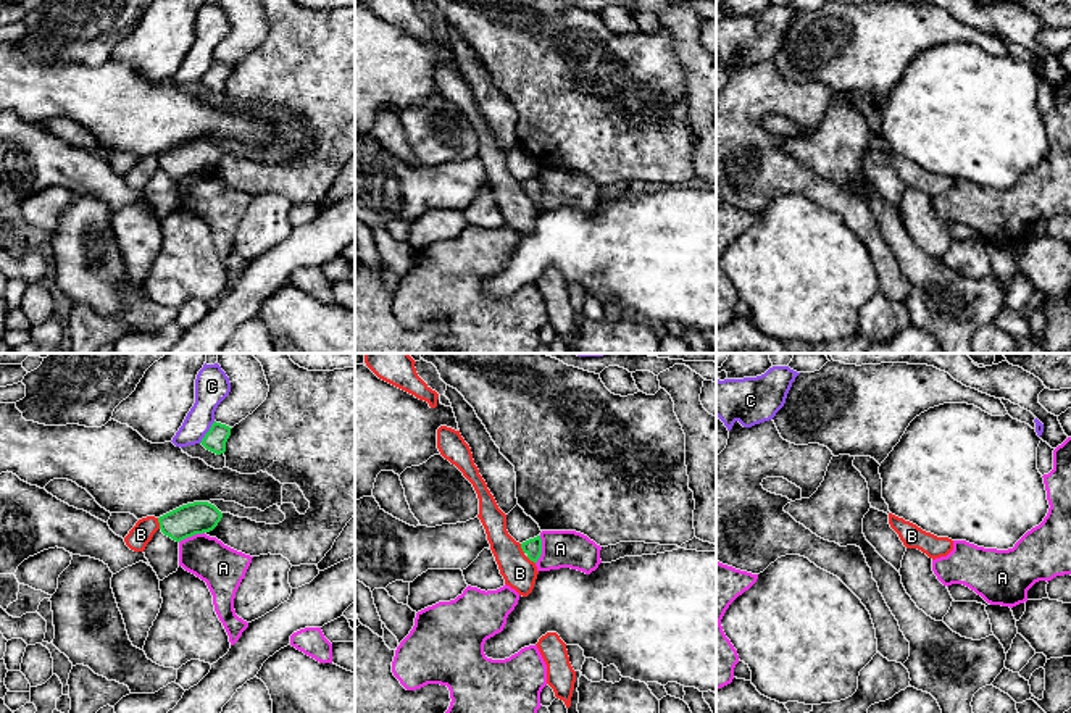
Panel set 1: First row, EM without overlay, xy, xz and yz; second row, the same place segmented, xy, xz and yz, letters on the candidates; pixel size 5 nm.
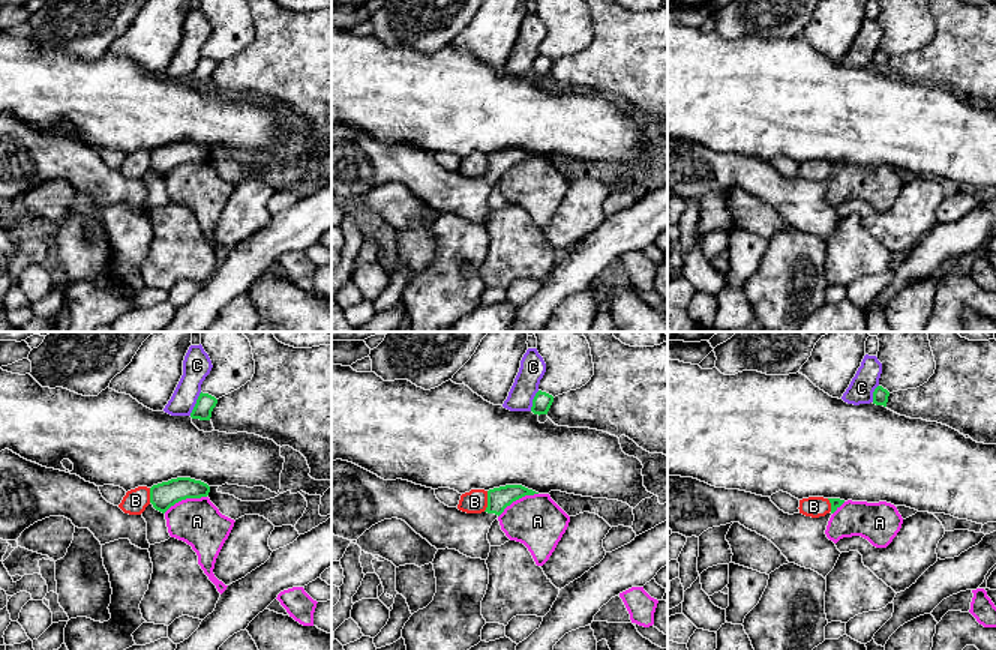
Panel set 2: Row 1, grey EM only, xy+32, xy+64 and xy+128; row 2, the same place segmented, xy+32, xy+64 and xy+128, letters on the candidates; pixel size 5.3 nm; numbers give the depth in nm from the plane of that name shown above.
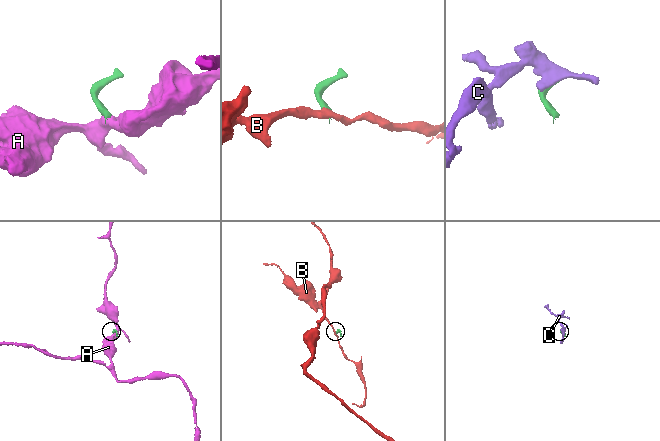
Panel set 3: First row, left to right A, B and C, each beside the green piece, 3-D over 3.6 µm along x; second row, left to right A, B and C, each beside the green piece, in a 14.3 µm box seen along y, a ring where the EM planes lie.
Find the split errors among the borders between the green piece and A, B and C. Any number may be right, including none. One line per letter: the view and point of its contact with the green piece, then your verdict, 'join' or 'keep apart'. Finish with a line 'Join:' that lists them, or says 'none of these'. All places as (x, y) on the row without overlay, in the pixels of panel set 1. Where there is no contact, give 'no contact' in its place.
A: xz (541, 189) | keep apart
B: xy (158, 160) | keep apart
C: xy (207, 71) | keep apart
Join: none of these

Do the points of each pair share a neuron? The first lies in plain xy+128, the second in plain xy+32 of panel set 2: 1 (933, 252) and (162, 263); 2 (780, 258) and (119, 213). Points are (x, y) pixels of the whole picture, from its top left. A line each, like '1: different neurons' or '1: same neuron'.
1: different neurons
2: same neuron

